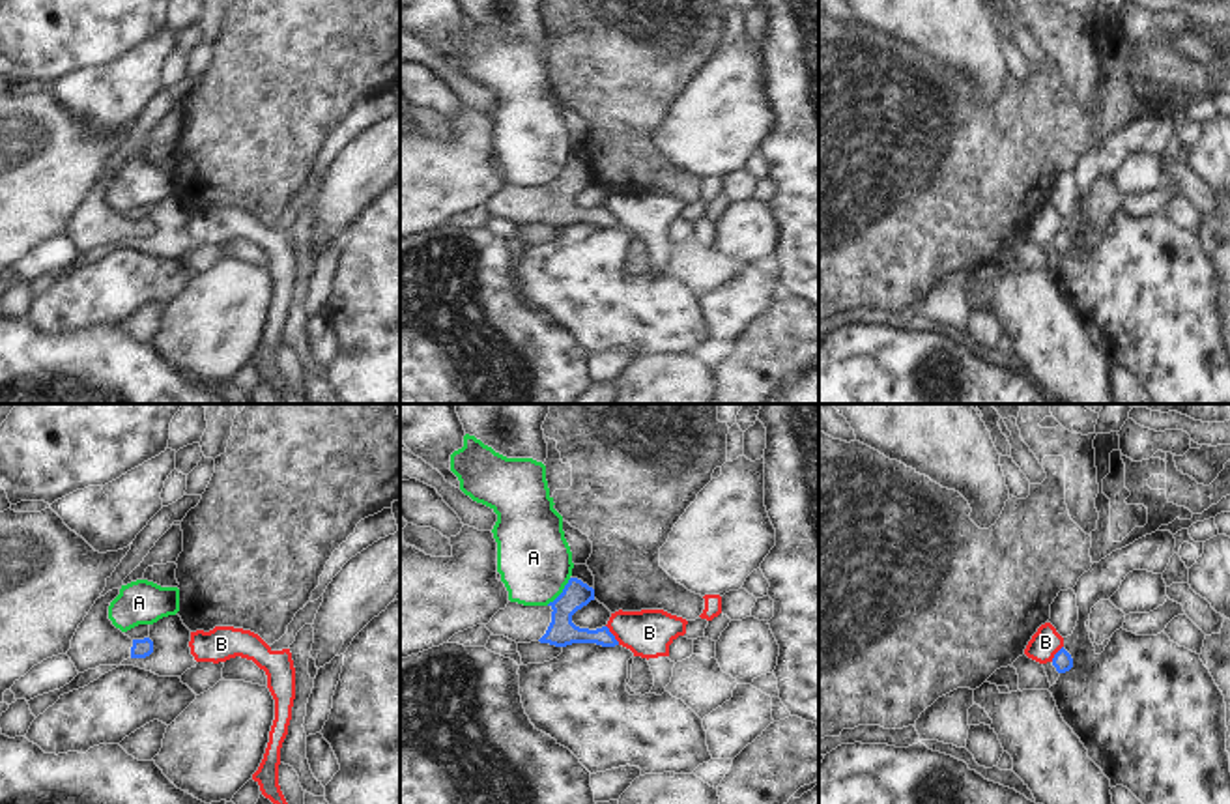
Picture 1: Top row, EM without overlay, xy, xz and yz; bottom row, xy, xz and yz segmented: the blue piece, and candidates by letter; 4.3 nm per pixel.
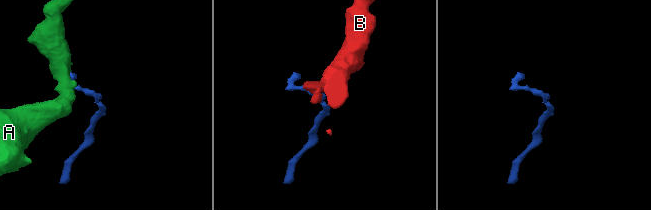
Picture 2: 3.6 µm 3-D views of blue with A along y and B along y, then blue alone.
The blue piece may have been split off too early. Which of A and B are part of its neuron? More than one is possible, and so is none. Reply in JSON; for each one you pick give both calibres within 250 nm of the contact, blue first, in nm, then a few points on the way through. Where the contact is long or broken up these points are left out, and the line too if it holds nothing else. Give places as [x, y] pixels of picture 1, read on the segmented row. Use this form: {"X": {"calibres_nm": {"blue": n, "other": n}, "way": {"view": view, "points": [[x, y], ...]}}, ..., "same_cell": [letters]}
{"same_cell": []}

